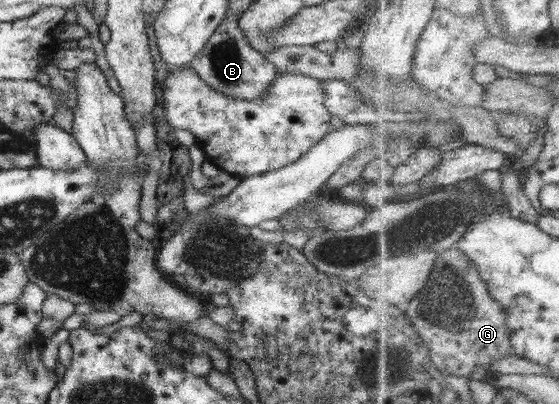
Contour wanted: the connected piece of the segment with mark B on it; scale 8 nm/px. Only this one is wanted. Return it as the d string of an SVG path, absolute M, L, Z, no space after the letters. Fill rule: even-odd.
M226 16L222 27L224 27L222 31L216 31L210 37L207 47L204 47L203 53L191 62L190 68L202 78L204 83L208 83L212 89L228 97L246 99L246 101L262 99L268 93L268 87L272 85L272 81L280 73L276 70L276 66L267 61L264 54L248 46L243 39L242 30L236 25L236 17L230 19Z

